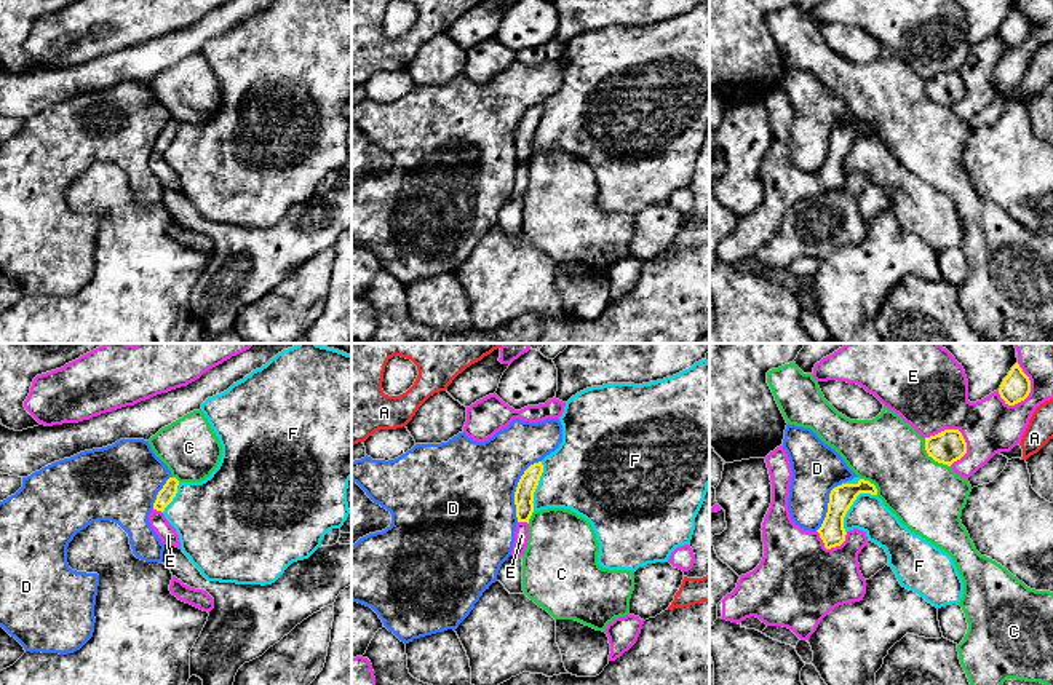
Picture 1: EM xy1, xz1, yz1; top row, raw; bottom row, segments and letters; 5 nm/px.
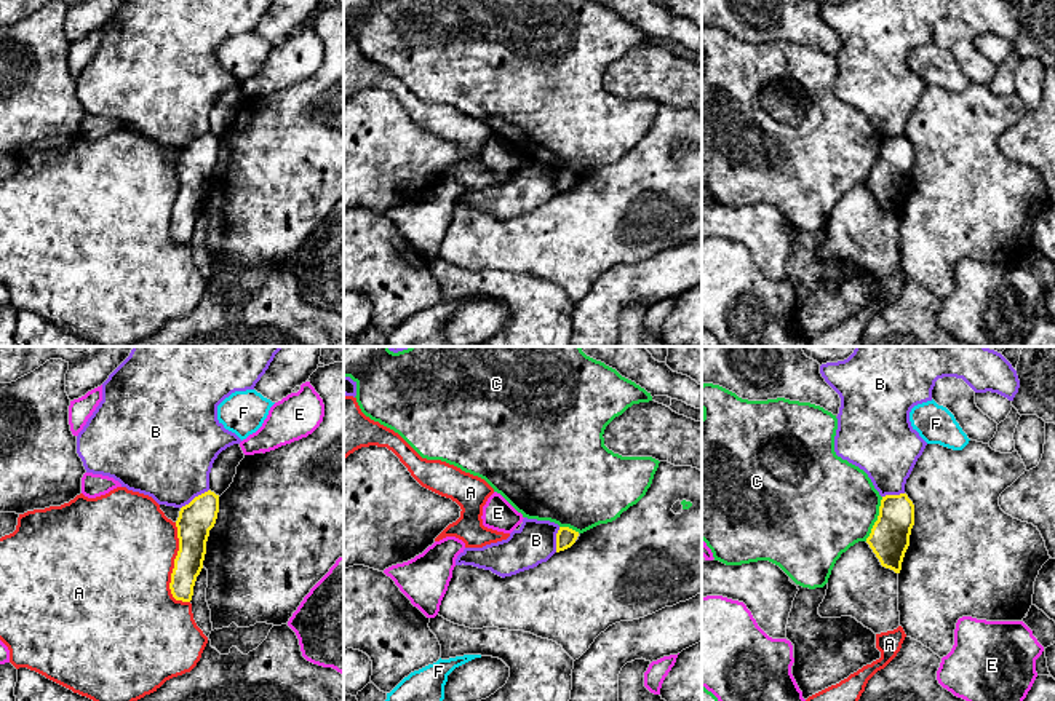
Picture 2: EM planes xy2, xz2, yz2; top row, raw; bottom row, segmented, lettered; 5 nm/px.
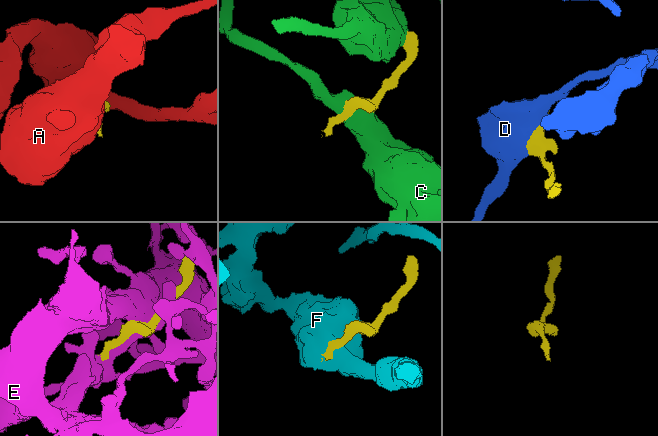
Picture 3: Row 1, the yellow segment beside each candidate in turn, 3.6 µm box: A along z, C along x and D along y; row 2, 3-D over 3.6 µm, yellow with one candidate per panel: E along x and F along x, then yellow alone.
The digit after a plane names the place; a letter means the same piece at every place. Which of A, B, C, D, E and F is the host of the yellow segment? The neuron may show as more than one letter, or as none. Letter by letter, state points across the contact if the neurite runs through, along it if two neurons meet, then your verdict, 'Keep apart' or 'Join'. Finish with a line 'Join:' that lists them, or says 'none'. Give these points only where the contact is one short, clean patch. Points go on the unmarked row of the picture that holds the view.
A: Keep apart
B: Boundary: xy2 (208, 131), (181, 150). Keep apart
C: Keep apart
D: Keep apart
E: Join
F: Boundary: yz1 (876, 136), (860, 136), (857, 139), (844, 160), (846, 174). Keep apart
Join: E

